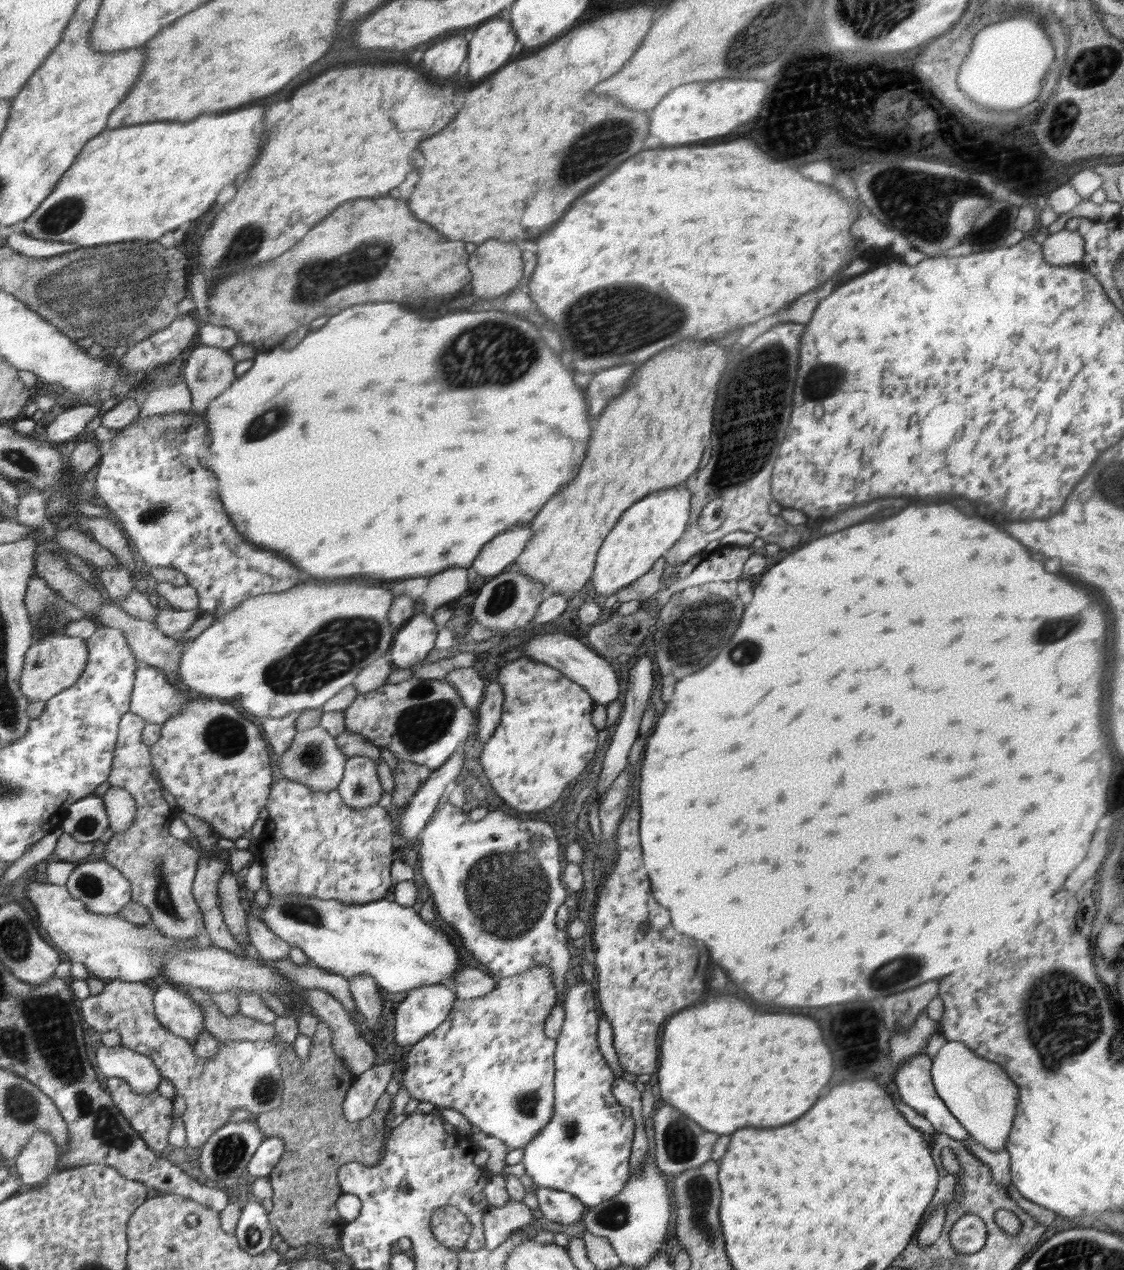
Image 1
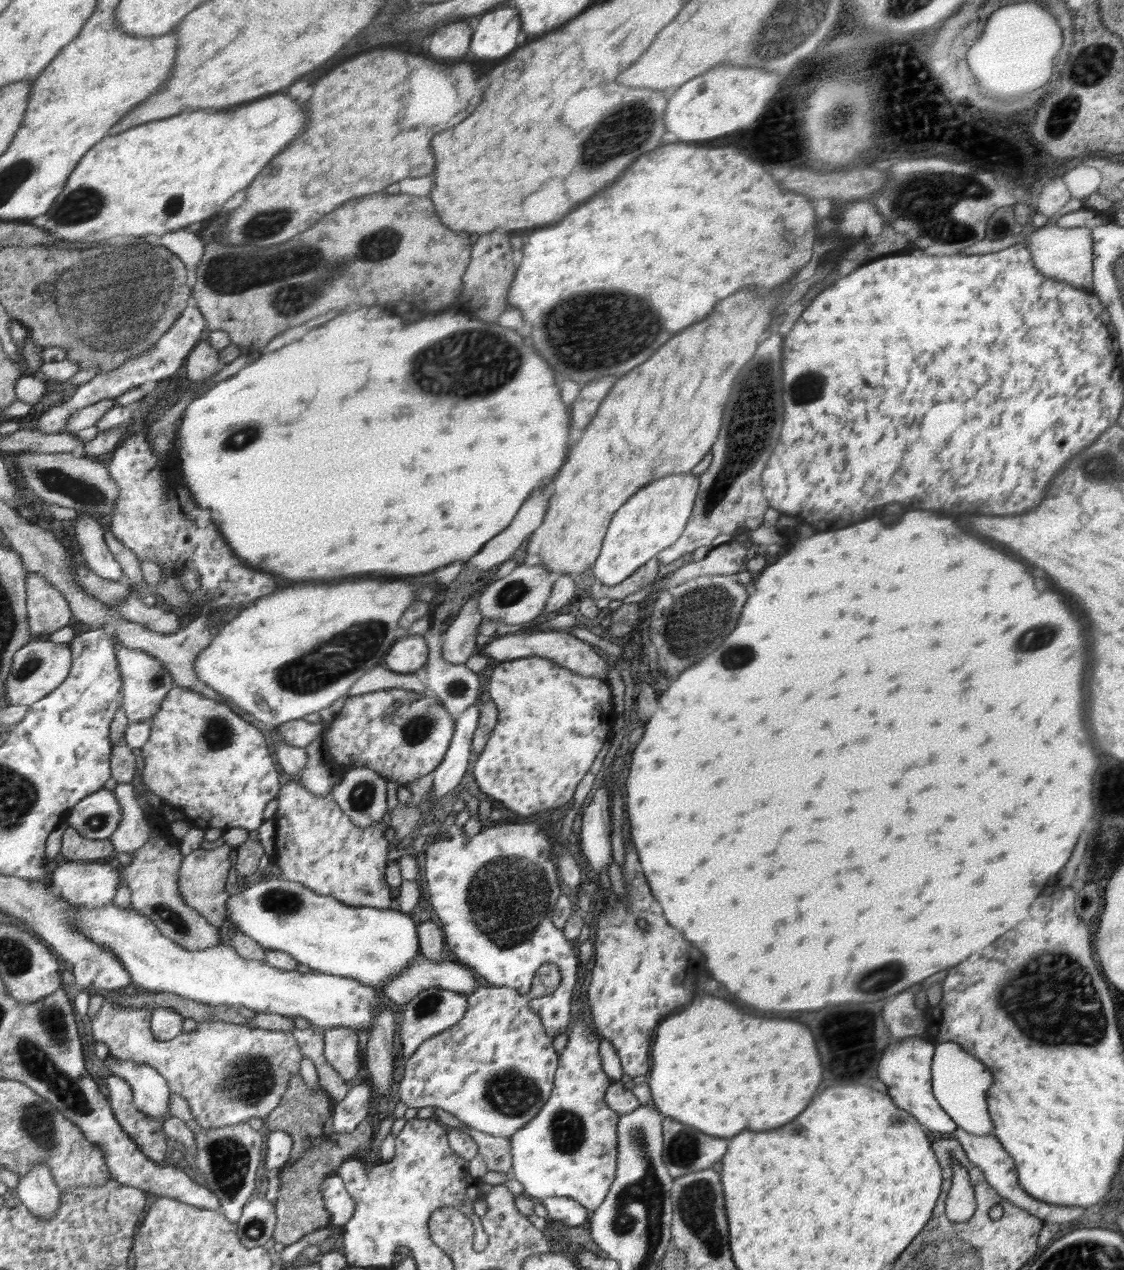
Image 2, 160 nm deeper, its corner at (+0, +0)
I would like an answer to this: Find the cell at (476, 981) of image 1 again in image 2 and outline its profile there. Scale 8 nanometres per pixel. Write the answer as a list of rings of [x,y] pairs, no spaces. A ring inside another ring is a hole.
[[[427,959],[416,960],[406,972],[394,976],[384,986],[384,994],[396,1005],[406,1005],[422,990],[439,987],[470,996],[477,986],[476,975],[470,968],[454,962],[436,964]]]

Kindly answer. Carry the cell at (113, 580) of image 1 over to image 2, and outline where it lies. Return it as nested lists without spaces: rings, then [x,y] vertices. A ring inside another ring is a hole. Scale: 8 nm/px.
[[[79,514],[74,525],[81,557],[100,578],[119,581],[123,576],[120,563],[112,556],[104,540],[104,530],[92,515]]]

